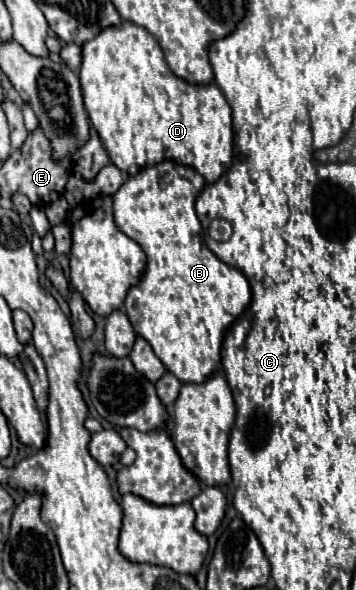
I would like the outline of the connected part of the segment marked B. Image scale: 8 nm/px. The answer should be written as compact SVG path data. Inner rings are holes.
M162 162L140 170L136 176L128 178L128 182L124 182L122 188L114 194L114 220L118 228L128 238L138 242L148 256L146 272L140 284L130 288L124 300L124 310L136 334L148 340L166 370L174 374L182 384L202 384L220 370L222 340L236 318L248 308L252 296L246 276L242 276L242 272L236 268L220 262L204 242L202 224L194 210L198 192L202 192L204 186L206 180L194 168L180 166L176 162Z

